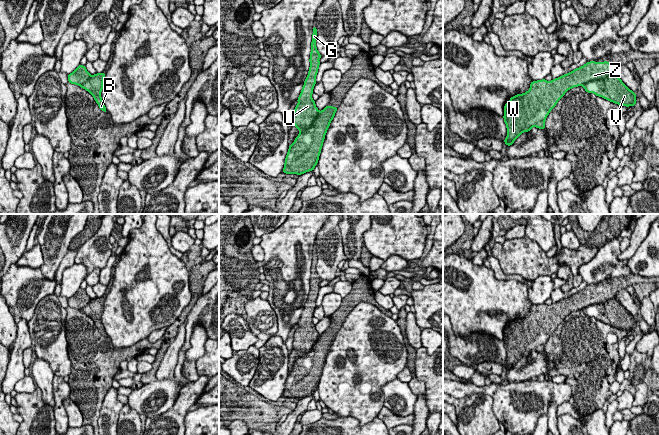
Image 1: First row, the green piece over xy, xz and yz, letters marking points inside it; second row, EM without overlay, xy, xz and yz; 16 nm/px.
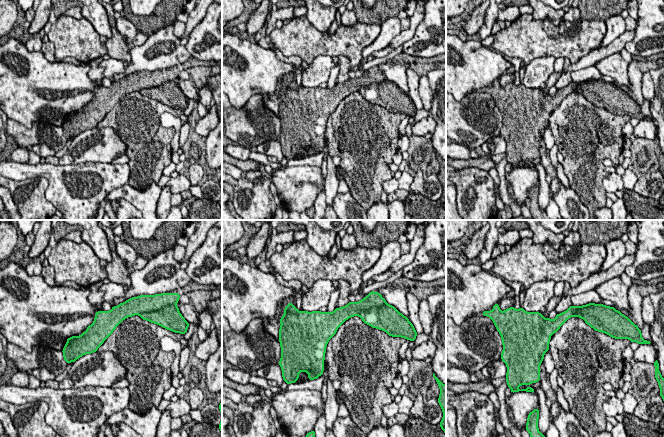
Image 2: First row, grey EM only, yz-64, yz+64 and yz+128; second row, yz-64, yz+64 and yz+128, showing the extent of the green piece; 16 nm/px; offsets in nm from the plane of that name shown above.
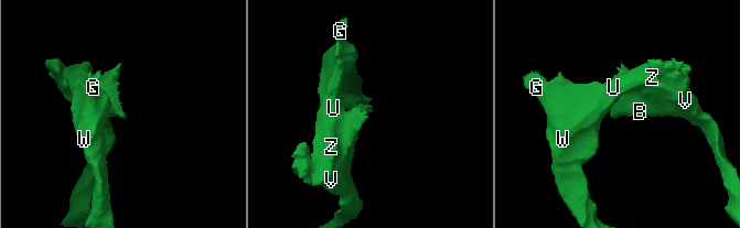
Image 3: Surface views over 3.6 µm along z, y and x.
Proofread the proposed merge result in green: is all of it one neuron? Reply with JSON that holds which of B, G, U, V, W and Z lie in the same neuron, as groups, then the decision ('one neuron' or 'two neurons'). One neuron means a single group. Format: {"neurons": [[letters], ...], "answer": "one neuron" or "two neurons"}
{"neurons": [["B", "V"], ["G", "U", "W", "Z"]], "answer": "two neurons"}

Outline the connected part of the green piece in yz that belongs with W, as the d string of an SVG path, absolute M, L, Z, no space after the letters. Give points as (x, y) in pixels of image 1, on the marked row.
M590 61L558 78L532 81L530 89L510 98L504 106L504 122L507 128L506 145L513 142L532 127L545 129L545 120L558 101L571 88L616 75L620 63Z

